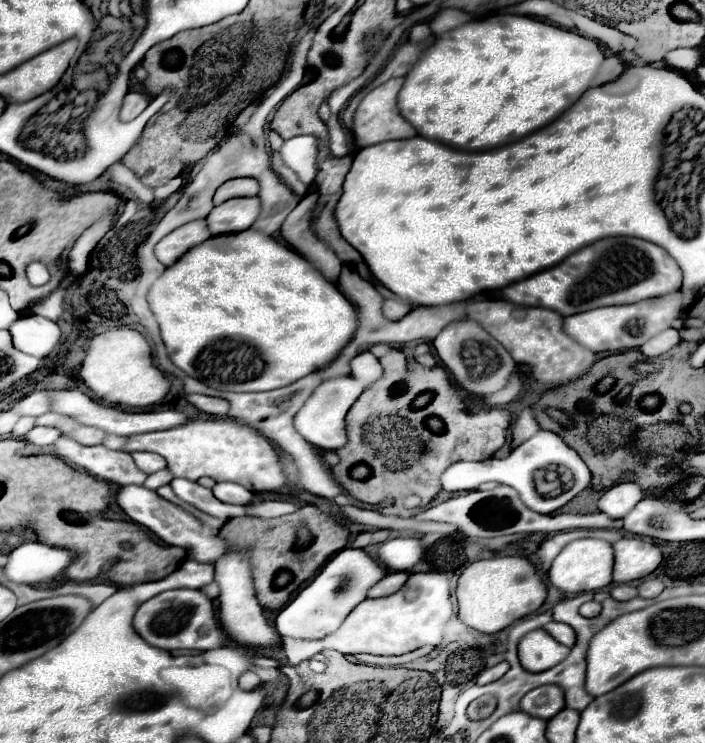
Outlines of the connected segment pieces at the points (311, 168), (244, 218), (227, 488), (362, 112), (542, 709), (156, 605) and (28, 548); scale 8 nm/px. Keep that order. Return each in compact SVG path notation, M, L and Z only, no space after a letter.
M296 136L282 144L280 156L282 160L298 172L300 180L306 185L314 182L317 174L316 159L318 154L318 140L314 136Z
M232 198L214 206L208 214L206 222L210 232L228 234L228 232L242 232L248 230L260 214L260 198Z
M220 482L212 488L214 496L220 500L220 502L228 502L228 504L250 504L252 500L252 492L246 490L244 486L240 484L234 484L234 482Z
M392 78L384 84L380 84L378 88L370 90L354 118L356 118L356 124L352 124L352 134L354 134L354 144L356 148L364 148L364 146L372 146L372 144L380 144L380 142L386 142L386 140L400 140L400 138L412 138L416 134L416 130L412 128L412 124L408 124L400 112L398 112L398 106L396 106L396 96L400 92L400 84L404 82L404 78Z
M554 684L538 686L520 700L520 710L534 718L550 720L552 716L556 716L556 712L564 710L564 692Z
M168 590L150 598L140 604L134 628L148 644L162 650L212 650L226 640L224 630L214 618L212 600L202 590Z
M42 542L20 544L8 556L4 574L16 584L46 584L62 576L64 570L74 562L76 554L66 548L48 546Z

